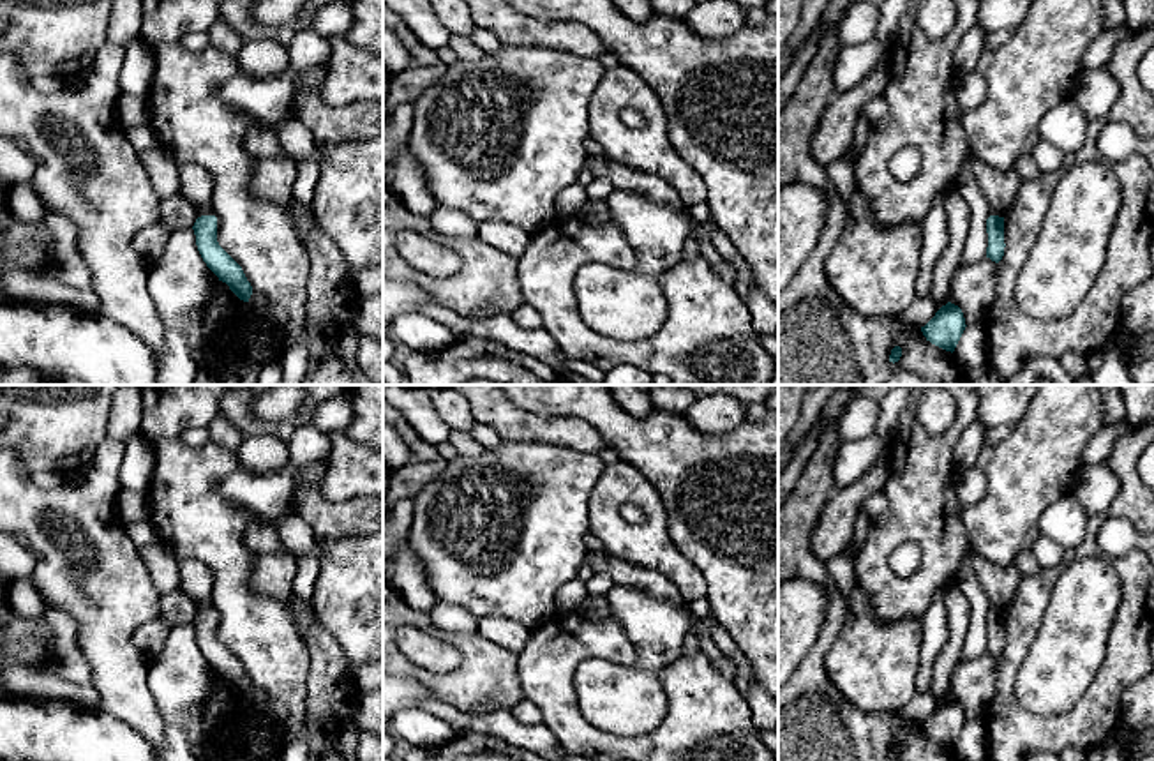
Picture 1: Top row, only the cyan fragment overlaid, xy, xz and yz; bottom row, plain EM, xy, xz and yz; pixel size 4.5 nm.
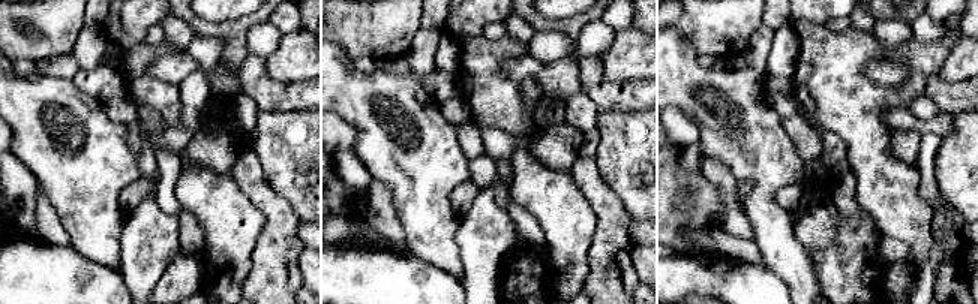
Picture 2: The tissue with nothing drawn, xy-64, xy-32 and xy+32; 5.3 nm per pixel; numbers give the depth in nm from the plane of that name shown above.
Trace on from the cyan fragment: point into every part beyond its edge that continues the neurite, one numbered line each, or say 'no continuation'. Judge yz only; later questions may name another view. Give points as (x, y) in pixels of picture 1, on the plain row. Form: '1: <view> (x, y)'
1: yz (1001, 583)

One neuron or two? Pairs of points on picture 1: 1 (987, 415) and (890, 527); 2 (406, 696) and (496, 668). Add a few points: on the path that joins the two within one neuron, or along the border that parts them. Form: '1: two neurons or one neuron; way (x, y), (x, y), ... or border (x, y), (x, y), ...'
1: two neurons; border (980, 403), (976, 421)
2: two neurons; border (401, 675), (419, 680), (436, 698)

